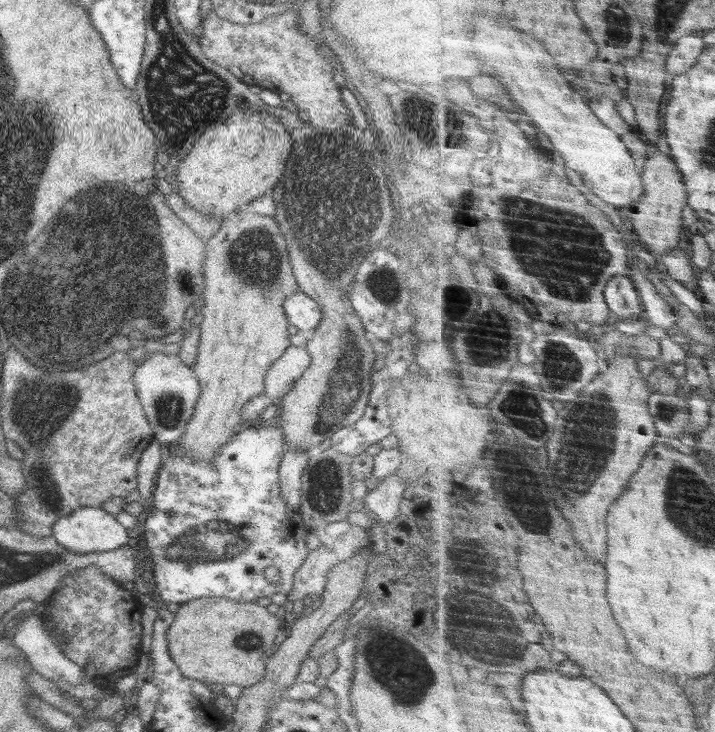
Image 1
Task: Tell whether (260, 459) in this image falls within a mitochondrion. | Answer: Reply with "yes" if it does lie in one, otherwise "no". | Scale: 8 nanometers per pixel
no

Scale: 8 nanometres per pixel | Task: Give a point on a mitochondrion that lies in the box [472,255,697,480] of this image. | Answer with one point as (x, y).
(522, 409)

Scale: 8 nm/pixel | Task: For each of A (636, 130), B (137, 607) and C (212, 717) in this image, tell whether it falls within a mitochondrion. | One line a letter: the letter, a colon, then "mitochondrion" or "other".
A: other
B: other
C: other

